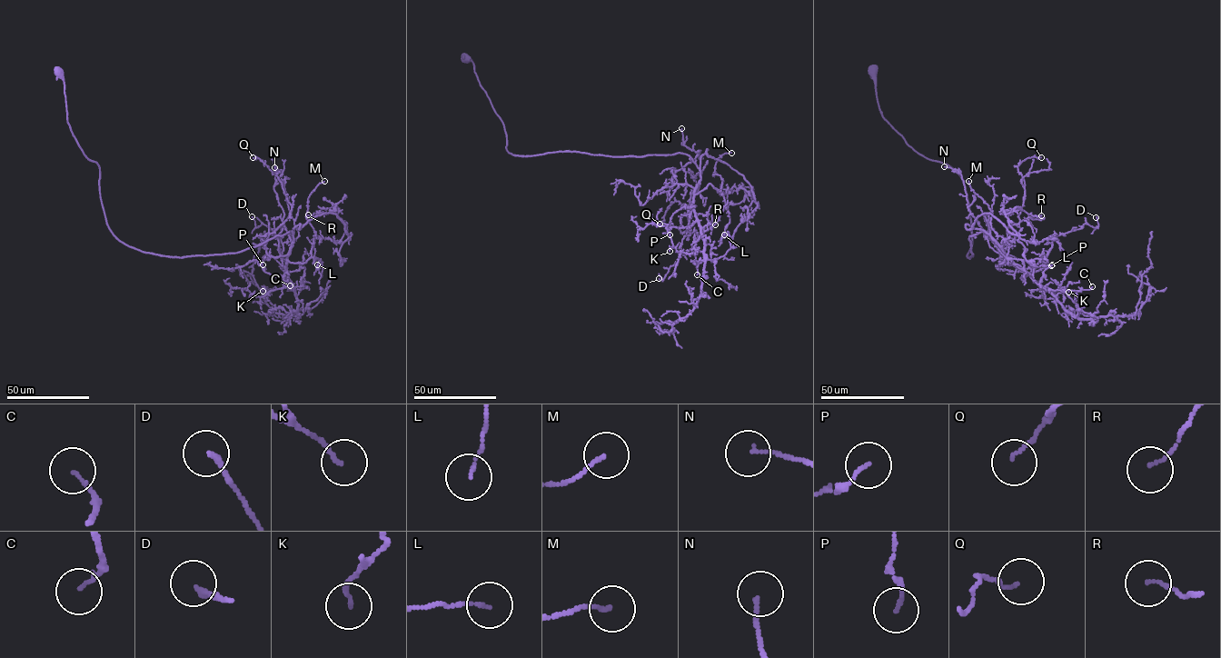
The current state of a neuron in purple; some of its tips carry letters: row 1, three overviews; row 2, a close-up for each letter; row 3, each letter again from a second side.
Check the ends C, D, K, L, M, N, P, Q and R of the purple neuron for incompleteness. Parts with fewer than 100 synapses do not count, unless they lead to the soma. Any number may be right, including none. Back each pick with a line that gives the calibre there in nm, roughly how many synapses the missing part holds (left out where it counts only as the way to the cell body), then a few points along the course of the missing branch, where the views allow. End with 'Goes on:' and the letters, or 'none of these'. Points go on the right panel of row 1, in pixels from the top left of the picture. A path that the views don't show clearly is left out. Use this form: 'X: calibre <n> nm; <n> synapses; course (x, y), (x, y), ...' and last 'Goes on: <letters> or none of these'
Goes on: none of these

